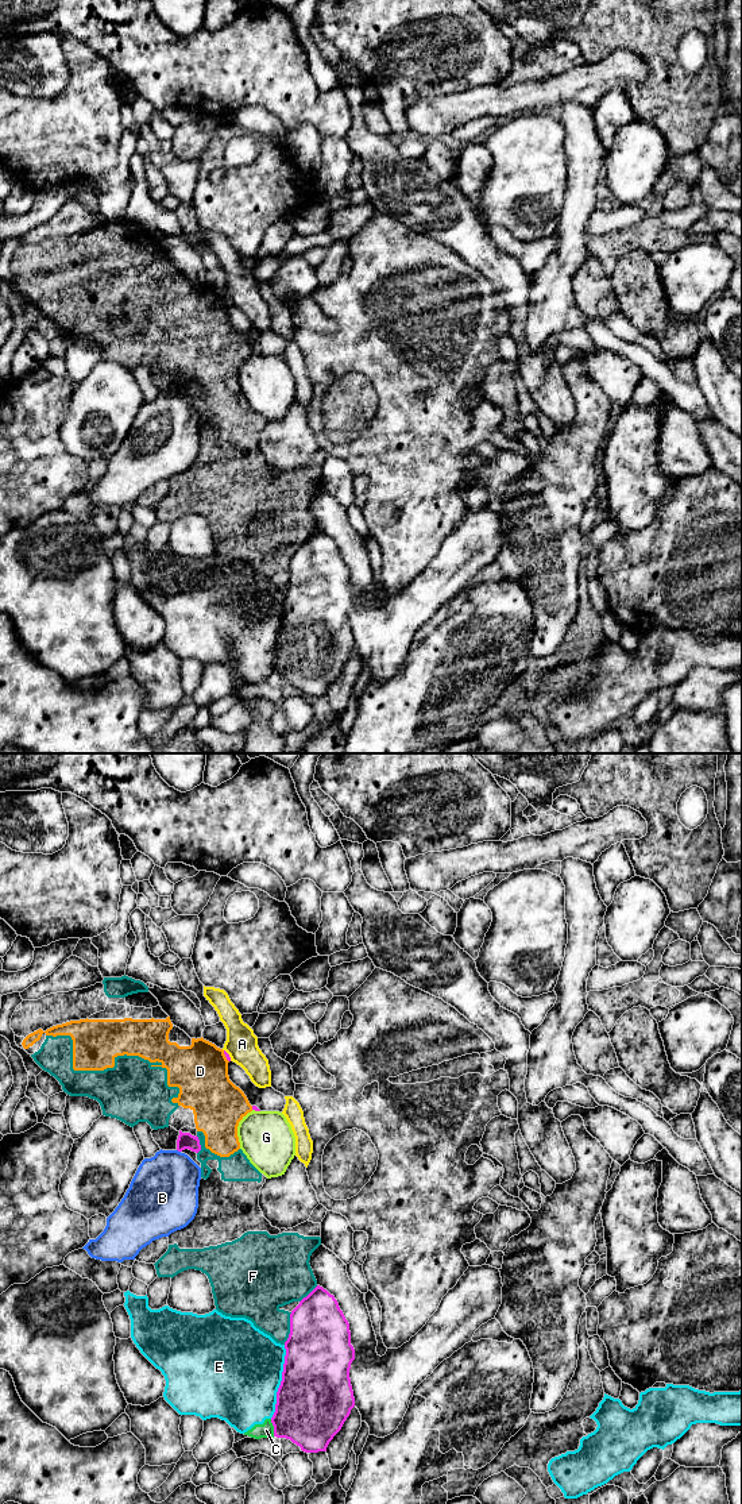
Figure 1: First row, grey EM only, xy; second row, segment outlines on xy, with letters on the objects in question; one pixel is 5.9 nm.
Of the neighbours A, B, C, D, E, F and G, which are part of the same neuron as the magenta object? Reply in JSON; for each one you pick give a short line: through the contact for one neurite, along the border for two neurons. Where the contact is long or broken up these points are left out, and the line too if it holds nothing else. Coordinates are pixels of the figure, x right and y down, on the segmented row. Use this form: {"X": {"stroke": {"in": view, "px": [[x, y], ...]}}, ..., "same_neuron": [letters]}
{"same_neuron": []}

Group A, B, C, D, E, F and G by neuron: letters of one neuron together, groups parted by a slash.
A / B / C E / D F / G

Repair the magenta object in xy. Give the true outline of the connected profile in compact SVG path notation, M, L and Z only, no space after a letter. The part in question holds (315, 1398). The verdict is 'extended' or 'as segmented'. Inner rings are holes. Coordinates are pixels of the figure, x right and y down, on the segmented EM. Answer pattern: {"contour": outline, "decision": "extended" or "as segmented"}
{"contour": "M317 1285L291 1311L285 1349L282 1381L271 1418L274 1436L290 1439L305 1453L326 1451L355 1407L349 1378L355 1349L348 1320L335 1296L322 1287Z", "decision": "as segmented"}

